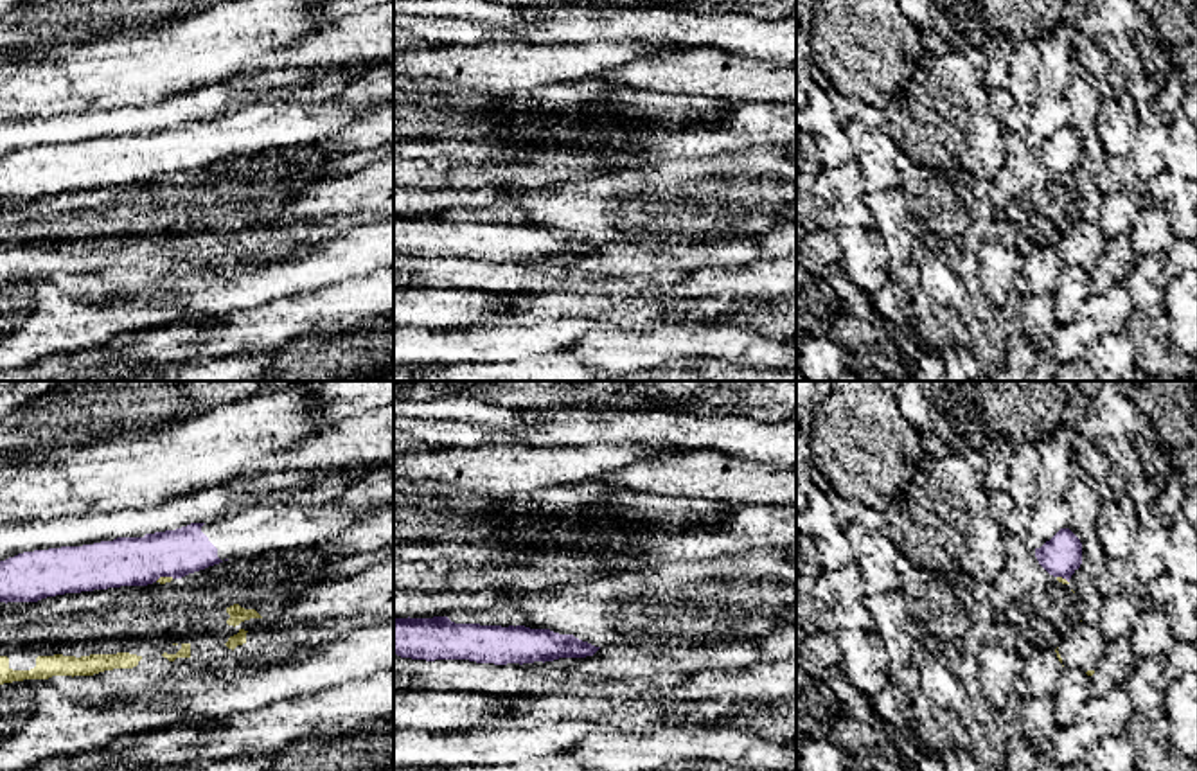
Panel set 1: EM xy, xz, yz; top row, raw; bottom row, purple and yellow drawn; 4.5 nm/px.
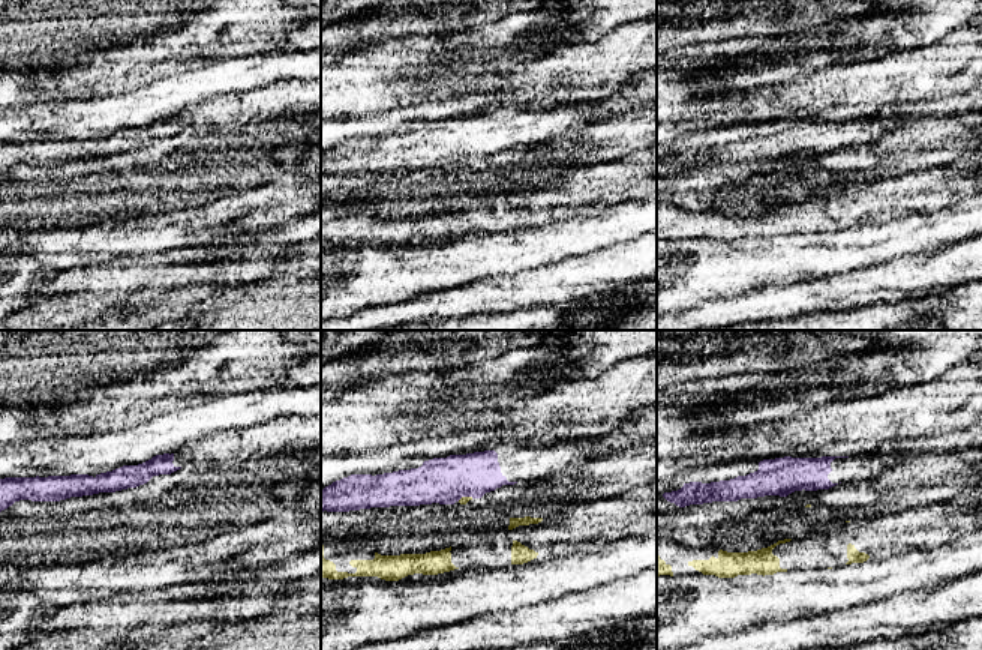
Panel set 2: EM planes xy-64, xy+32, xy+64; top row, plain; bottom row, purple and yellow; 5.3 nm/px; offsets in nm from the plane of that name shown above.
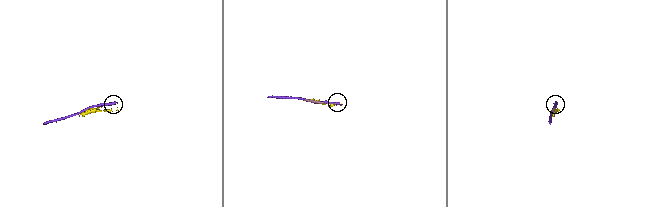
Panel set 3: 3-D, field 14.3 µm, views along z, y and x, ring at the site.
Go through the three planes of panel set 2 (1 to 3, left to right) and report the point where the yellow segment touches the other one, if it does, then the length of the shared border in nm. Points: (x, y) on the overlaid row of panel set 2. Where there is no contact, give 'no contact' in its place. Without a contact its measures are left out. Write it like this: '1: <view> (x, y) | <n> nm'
1: no contact
2: xy+32 (465, 496) | 90 nm
3: no contact

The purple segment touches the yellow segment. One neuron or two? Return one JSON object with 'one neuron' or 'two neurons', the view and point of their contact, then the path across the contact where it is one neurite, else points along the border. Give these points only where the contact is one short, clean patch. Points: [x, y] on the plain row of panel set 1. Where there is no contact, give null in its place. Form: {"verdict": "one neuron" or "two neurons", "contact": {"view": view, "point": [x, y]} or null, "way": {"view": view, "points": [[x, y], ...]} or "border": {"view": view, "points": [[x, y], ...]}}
{"verdict": "two neurons", "contact": {"view": "xy", "point": [164, 173]}}

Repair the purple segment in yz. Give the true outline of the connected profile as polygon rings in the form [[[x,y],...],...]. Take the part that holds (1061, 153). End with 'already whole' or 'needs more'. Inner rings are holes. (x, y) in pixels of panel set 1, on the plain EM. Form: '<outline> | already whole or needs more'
[[[1060,126],[1041,146],[1035,146],[1035,155],[1050,173],[1069,180],[1082,162],[1082,140],[1069,126]]] | already whole

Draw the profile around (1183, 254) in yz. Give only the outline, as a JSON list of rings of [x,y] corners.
[[[1175,239],[1165,261],[1174,270],[1192,270],[1197,273],[1197,239]]]

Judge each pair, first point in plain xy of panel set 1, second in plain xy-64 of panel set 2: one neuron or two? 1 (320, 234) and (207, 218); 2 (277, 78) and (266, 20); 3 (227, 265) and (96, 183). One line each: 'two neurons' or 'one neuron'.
1: one neuron
2: two neurons
3: two neurons

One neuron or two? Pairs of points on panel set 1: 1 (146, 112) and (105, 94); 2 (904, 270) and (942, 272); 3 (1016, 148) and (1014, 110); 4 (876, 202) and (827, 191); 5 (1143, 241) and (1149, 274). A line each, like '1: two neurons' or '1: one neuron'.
1: two neurons
2: one neuron
3: two neurons
4: two neurons
5: two neurons

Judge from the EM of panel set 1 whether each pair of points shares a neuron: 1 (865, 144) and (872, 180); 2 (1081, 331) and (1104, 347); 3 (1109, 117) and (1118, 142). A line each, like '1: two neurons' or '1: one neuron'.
1: one neuron
2: one neuron
3: one neuron

